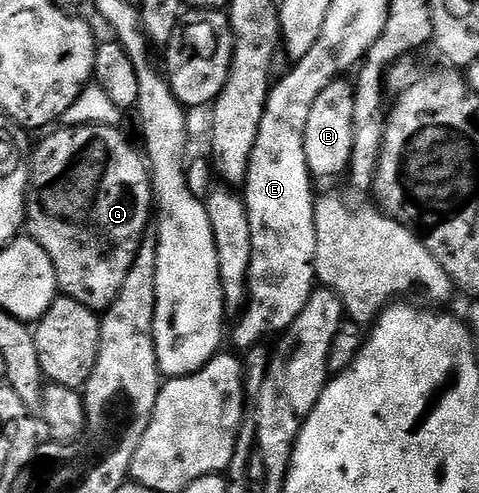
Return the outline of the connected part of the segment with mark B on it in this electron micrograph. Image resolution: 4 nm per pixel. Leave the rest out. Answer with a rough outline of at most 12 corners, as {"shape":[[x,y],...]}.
{"shape":[[336,78],[305,122],[316,181],[351,166],[355,89]]}

